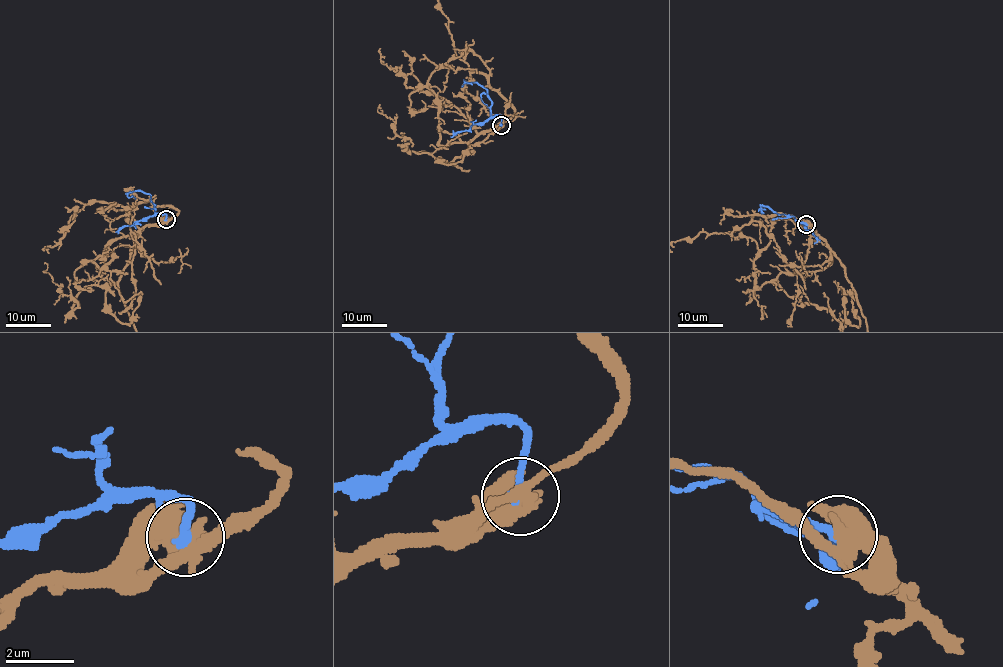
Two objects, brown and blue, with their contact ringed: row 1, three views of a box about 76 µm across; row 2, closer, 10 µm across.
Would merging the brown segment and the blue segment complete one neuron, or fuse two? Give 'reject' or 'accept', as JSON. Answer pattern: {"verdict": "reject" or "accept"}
{"verdict": "reject"}

